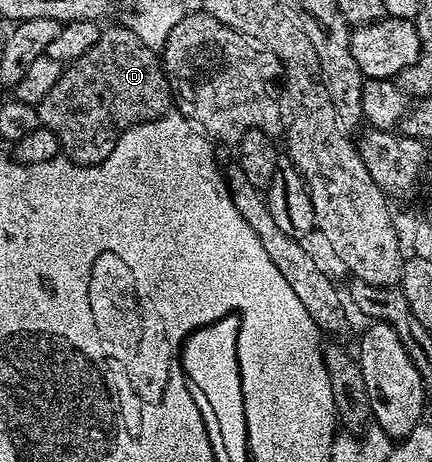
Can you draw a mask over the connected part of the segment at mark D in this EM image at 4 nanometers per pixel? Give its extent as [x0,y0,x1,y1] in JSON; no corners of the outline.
[36,26,174,164]

